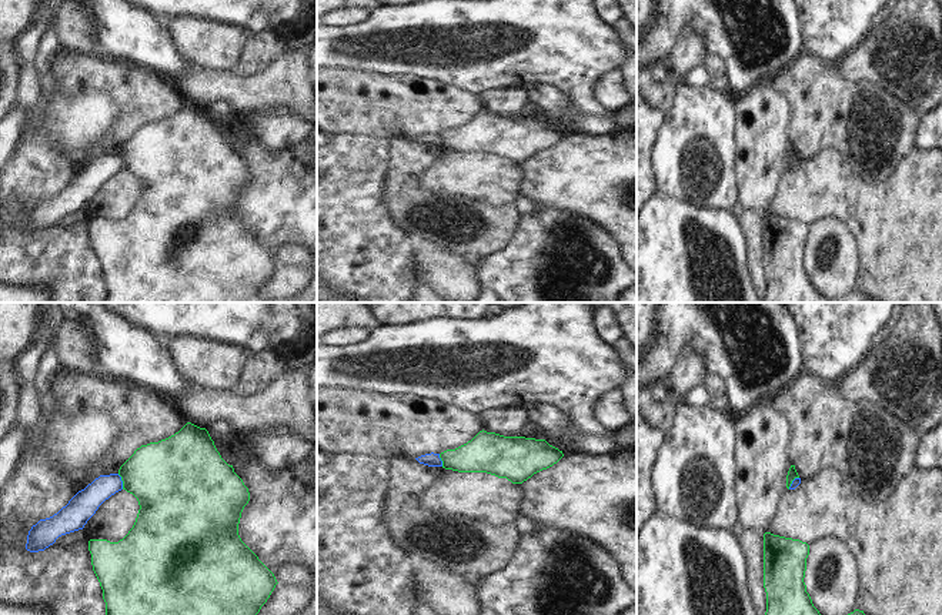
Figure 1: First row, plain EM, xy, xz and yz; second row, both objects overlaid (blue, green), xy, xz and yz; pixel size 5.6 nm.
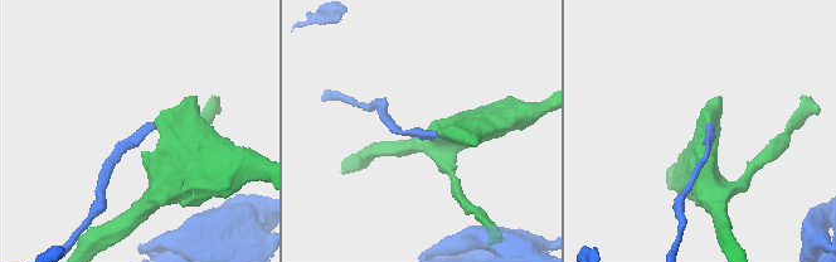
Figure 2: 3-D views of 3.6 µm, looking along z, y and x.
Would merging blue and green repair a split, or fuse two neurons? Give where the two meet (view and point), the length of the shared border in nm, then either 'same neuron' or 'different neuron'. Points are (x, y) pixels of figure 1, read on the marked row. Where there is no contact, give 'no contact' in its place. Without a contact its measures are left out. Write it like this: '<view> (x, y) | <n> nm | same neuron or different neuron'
xy (122, 481) | 90 nm | different neuron

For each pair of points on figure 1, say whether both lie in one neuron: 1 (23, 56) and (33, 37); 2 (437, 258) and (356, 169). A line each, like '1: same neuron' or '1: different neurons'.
1: same neuron
2: different neurons

